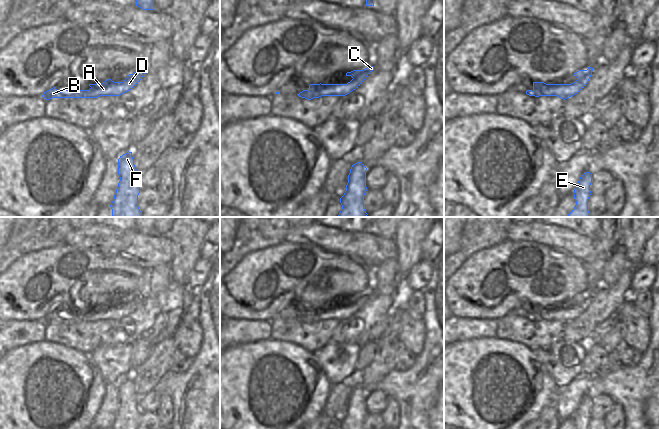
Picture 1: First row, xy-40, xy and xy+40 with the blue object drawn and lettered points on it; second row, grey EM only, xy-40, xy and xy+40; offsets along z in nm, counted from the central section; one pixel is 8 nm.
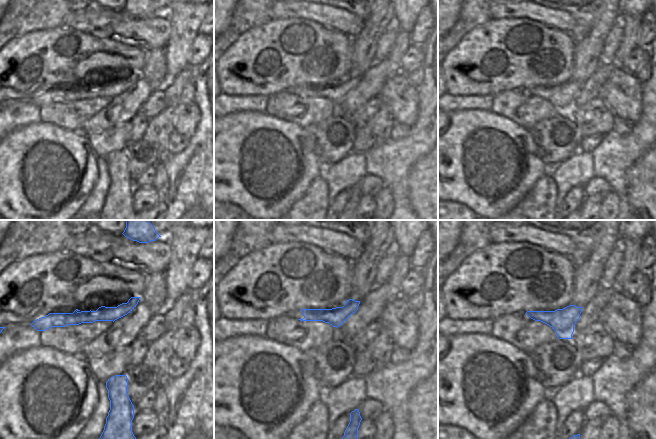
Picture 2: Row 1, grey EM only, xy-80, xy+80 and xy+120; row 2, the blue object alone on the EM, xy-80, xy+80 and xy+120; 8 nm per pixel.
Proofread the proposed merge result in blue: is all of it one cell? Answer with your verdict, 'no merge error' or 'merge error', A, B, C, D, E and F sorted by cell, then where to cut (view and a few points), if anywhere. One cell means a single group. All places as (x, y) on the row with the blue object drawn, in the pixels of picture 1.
no merge error; A B C D E F; no cut

